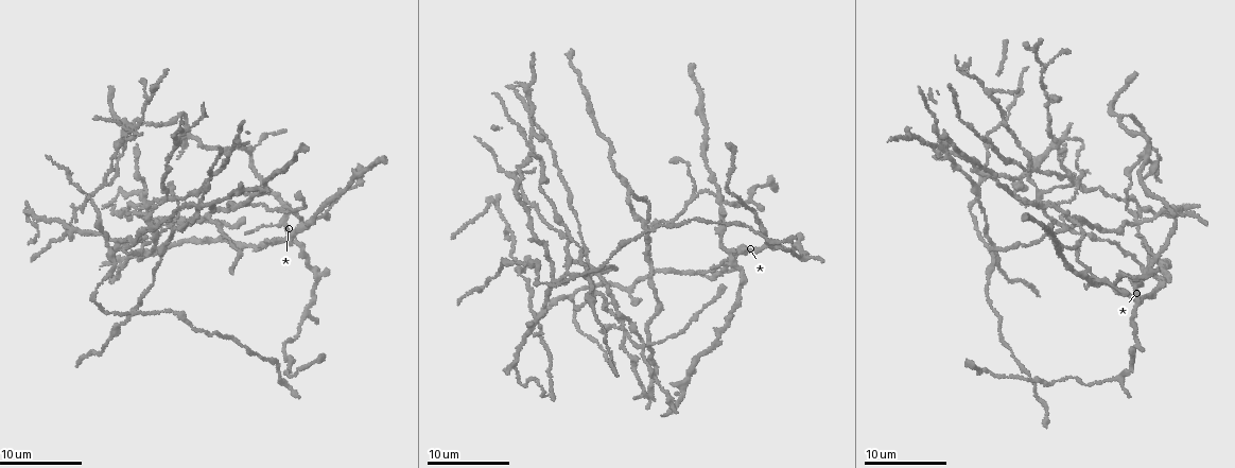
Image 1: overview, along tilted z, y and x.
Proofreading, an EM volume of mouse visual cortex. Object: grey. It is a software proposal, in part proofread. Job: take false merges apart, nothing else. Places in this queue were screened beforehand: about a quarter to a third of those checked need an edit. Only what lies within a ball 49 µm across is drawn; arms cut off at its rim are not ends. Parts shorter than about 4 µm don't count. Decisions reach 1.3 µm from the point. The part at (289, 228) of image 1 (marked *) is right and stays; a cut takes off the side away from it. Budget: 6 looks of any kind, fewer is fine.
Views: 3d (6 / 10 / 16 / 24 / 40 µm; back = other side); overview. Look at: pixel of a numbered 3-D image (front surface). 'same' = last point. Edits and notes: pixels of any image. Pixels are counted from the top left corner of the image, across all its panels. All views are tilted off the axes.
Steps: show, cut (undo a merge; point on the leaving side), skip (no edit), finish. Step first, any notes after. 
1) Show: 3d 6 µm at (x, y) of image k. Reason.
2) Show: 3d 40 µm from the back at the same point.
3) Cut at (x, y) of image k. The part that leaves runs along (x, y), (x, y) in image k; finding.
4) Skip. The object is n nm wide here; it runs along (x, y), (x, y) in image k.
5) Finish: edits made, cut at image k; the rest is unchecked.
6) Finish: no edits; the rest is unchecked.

Show: 3d 6 µm at (696, 197) of image 1.

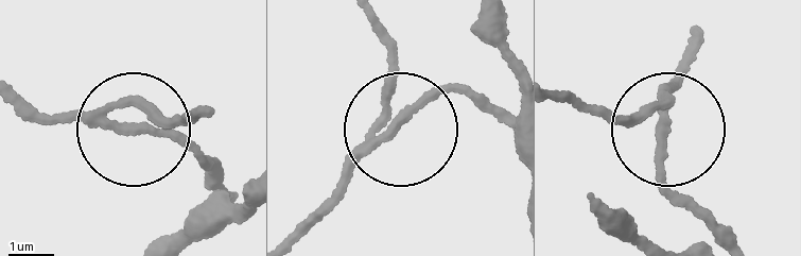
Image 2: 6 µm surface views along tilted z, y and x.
Skip. The side arm is 7 µm long; it runs along (288, 234), (397, 125), (383, 26) in image 2; one neuron here.

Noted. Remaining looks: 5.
Show: 3d 10 µm at (252, 150) of image 1.

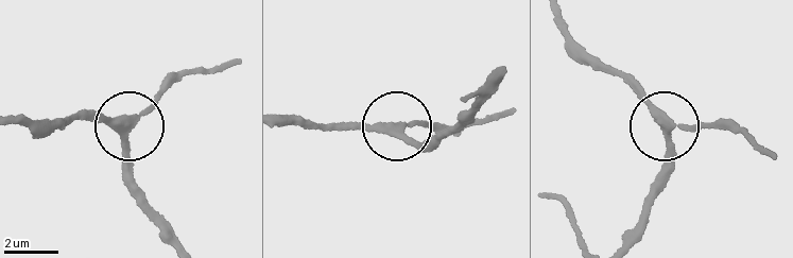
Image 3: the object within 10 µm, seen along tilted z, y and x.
Show: 3d 10 µm from the back at (131, 121) of image 3. From behind.

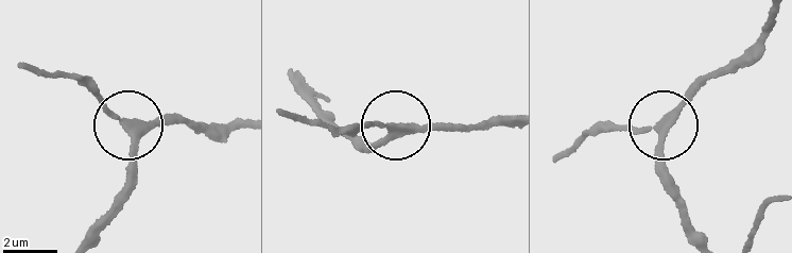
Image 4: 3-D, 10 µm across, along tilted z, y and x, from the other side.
Skip. The object is 250 nm wide here; it runs along (88, 234), (127, 181), (135, 145), (132, 133), (88, 93) in image 4; all the same neuron.

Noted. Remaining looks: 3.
Show: 3d 10 µm at (570, 299) of image 1. Three arms meet.

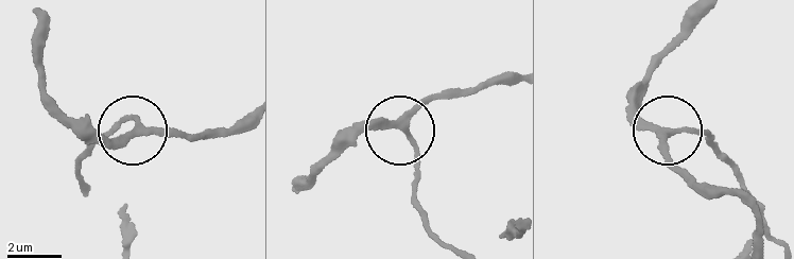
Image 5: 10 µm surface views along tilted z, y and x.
Skip. The side arm is 8 µm long; 3 arms meet here; one neuron here.

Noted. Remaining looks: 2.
Finish: no edits; the rest is unchecked.

